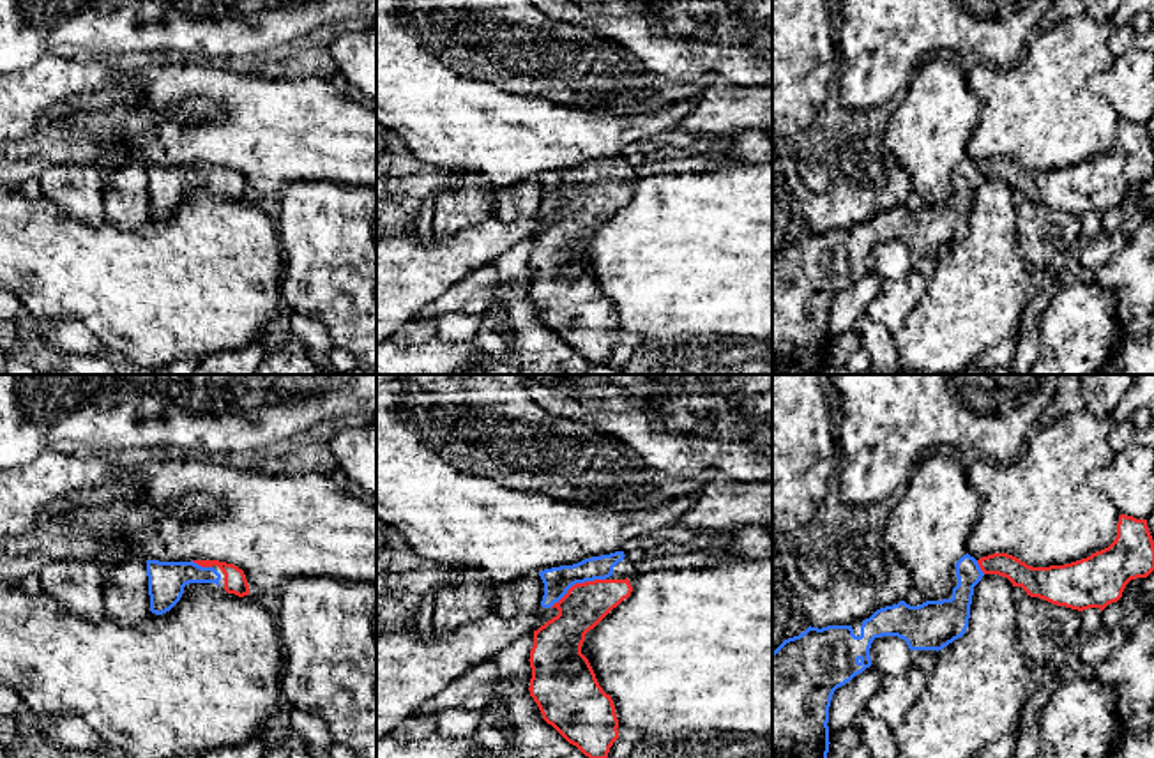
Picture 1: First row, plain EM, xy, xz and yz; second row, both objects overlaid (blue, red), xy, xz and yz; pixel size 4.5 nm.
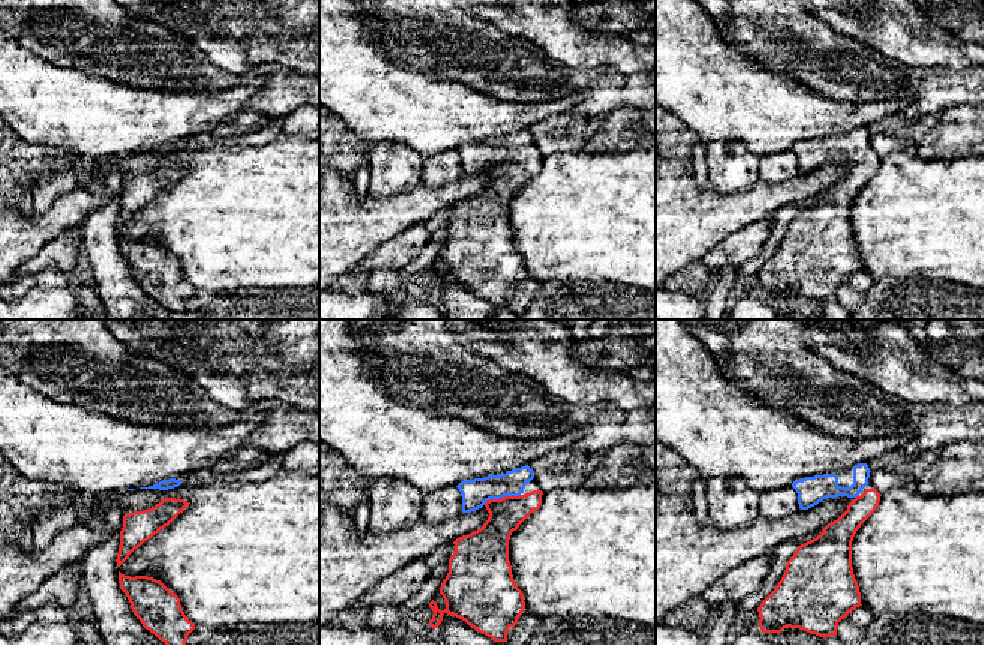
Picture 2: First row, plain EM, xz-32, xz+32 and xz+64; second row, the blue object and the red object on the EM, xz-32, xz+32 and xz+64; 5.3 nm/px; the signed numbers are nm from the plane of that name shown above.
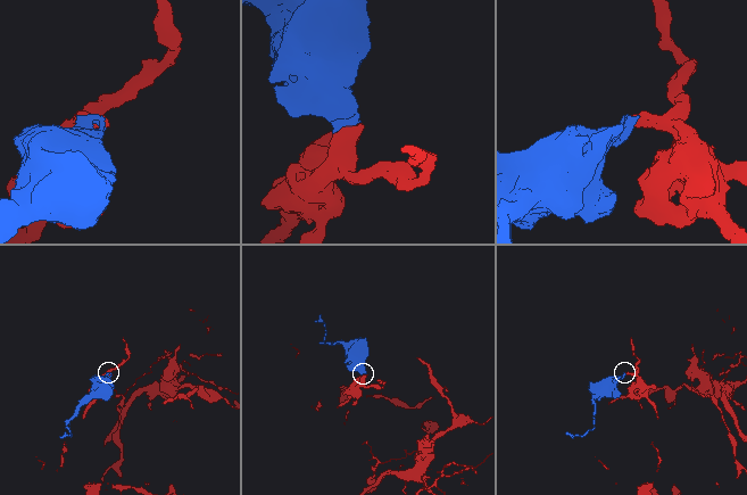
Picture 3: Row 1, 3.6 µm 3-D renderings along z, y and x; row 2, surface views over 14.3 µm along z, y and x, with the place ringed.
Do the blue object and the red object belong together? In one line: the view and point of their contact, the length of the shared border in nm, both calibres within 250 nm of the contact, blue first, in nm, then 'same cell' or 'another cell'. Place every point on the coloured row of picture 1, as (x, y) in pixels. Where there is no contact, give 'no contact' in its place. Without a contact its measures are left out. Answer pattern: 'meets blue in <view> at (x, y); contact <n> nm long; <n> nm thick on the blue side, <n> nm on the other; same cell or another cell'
meets blue in xz at (576, 582); contact 280 nm long; 130 nm thick on the blue side, 200 nm on the other; same cell

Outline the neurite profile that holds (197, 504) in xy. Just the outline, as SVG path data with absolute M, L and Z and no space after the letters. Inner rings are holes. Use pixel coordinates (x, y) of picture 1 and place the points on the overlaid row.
M193 493L178 500L171 509L171 514L175 516L189 516L189 518L200 518L200 516L221 516L224 512L224 507L216 498L203 495L203 493Z

